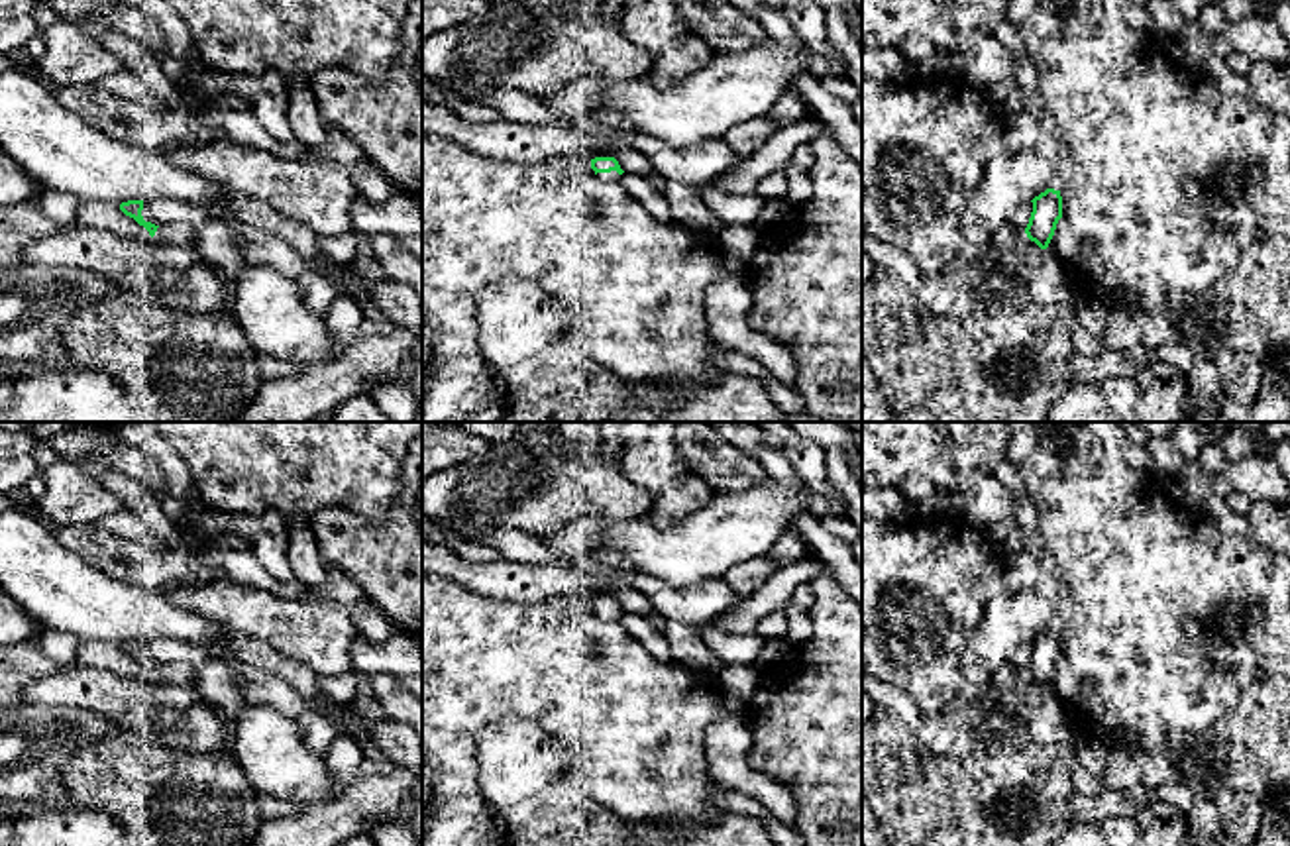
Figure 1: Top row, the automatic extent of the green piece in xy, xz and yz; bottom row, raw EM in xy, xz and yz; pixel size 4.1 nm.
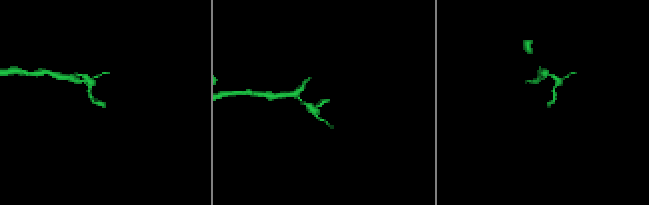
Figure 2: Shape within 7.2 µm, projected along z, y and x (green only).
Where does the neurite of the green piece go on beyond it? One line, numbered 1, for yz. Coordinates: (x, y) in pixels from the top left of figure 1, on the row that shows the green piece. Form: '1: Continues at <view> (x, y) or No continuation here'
1: No continuation here

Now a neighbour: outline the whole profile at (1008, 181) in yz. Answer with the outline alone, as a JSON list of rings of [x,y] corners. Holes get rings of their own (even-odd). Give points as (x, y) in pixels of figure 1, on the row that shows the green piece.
[[[1035,149],[1005,153],[988,163],[960,216],[964,241],[990,241],[1015,210],[1050,186],[1054,165]]]

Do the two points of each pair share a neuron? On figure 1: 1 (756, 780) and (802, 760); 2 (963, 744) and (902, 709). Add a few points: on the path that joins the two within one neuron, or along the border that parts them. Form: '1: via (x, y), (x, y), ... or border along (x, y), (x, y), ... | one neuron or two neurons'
1: border along (751, 733), (747, 762), (780, 782), (794, 803) | two neurons
2: via (947, 733), (917, 721) | one neuron

